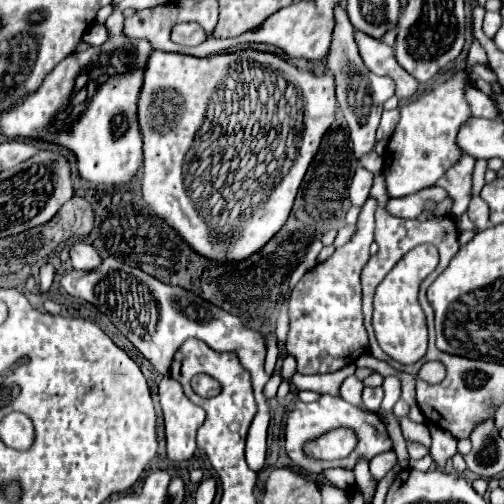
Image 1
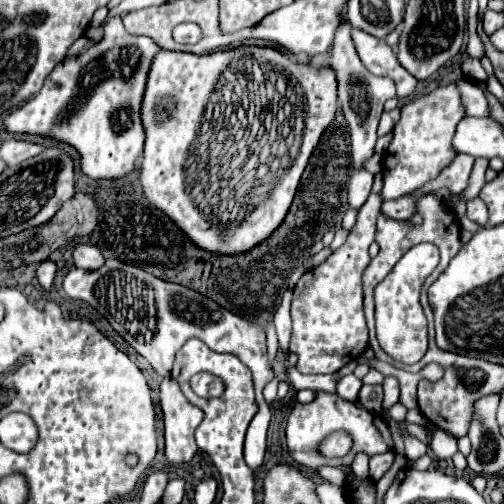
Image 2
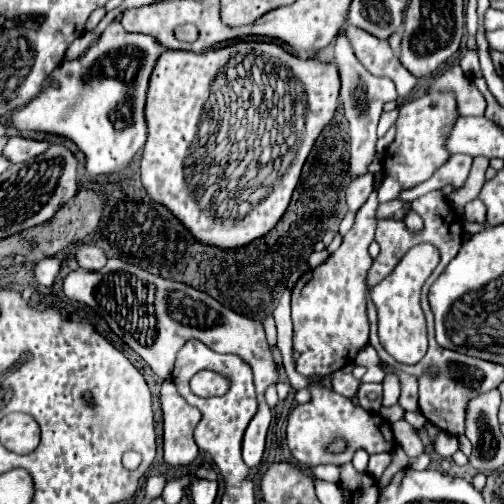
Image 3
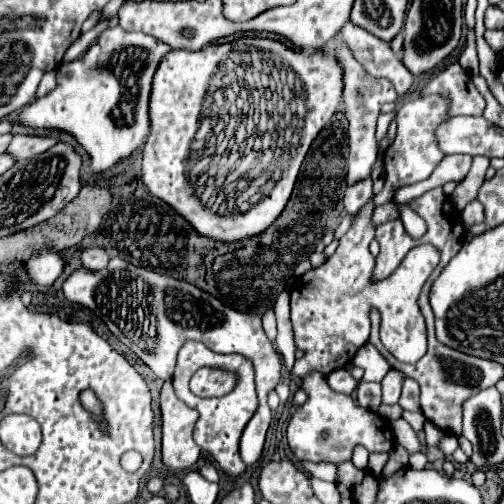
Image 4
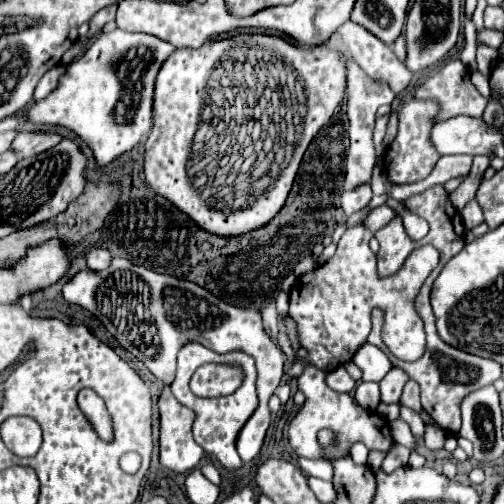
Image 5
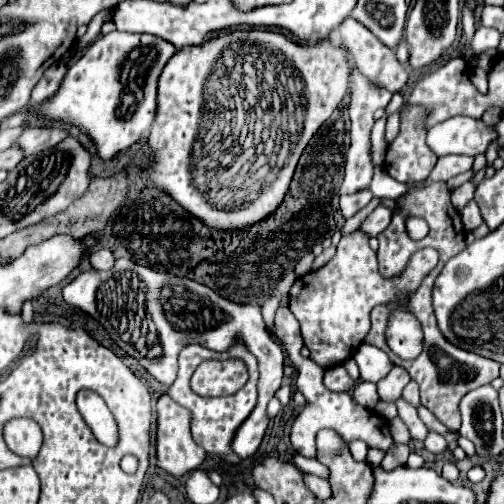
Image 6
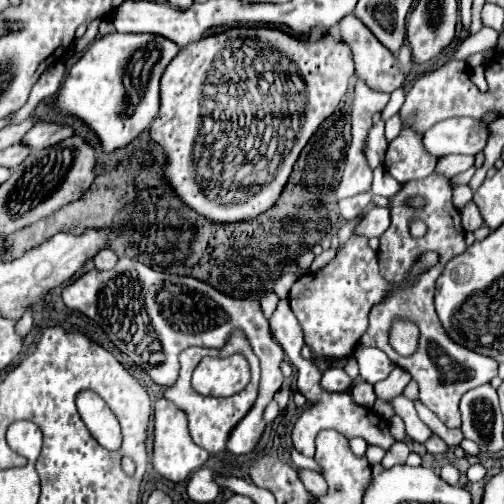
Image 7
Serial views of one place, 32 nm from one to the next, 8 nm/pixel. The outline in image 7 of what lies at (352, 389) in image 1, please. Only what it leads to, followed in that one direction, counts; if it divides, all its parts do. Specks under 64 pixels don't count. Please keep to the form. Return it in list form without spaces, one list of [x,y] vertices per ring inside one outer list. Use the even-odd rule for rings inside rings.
[[[340,368],[324,372],[324,376],[322,376],[322,380],[320,380],[320,386],[322,386],[324,390],[332,390],[332,392],[346,392],[346,390],[350,388],[350,384],[352,384],[352,380],[350,380],[350,378],[346,376],[346,372],[340,370]]]

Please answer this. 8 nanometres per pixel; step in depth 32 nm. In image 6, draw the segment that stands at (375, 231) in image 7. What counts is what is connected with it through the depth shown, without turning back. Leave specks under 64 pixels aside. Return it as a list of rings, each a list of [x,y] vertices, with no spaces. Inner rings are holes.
[[[378,206],[376,210],[372,210],[368,214],[368,218],[360,224],[360,230],[368,236],[378,236],[384,232],[384,228],[388,228],[388,222],[392,218],[392,210],[390,208],[384,208],[384,206]]]

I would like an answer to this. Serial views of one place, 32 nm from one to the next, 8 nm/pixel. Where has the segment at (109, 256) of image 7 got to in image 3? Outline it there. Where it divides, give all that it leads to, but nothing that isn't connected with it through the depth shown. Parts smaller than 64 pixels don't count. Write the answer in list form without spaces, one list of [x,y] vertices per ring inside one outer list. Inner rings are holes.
[[[80,246],[76,250],[76,258],[78,258],[80,268],[86,268],[86,270],[100,270],[108,262],[106,254],[96,246]]]

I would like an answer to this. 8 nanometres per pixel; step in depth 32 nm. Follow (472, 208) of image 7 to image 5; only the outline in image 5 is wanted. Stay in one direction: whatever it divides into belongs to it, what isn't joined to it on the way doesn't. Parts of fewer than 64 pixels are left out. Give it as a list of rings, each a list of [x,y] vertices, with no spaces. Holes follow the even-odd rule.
[[[476,200],[468,202],[460,214],[462,214],[462,222],[464,222],[466,230],[472,230],[474,226],[478,226],[478,224],[484,222],[484,218],[482,218],[482,210],[480,210],[480,206],[478,206]]]

